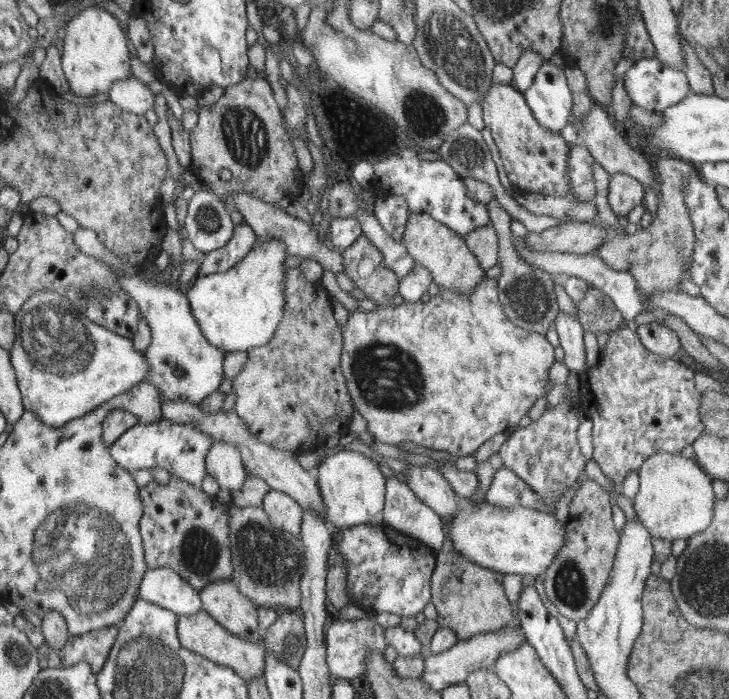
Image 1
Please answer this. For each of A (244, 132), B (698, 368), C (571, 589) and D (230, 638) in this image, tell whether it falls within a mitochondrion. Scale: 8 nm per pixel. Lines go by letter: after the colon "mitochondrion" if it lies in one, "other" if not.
A: mitochondrion
B: other
C: mitochondrion
D: other

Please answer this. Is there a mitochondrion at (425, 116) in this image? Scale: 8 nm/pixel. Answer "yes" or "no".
yes

